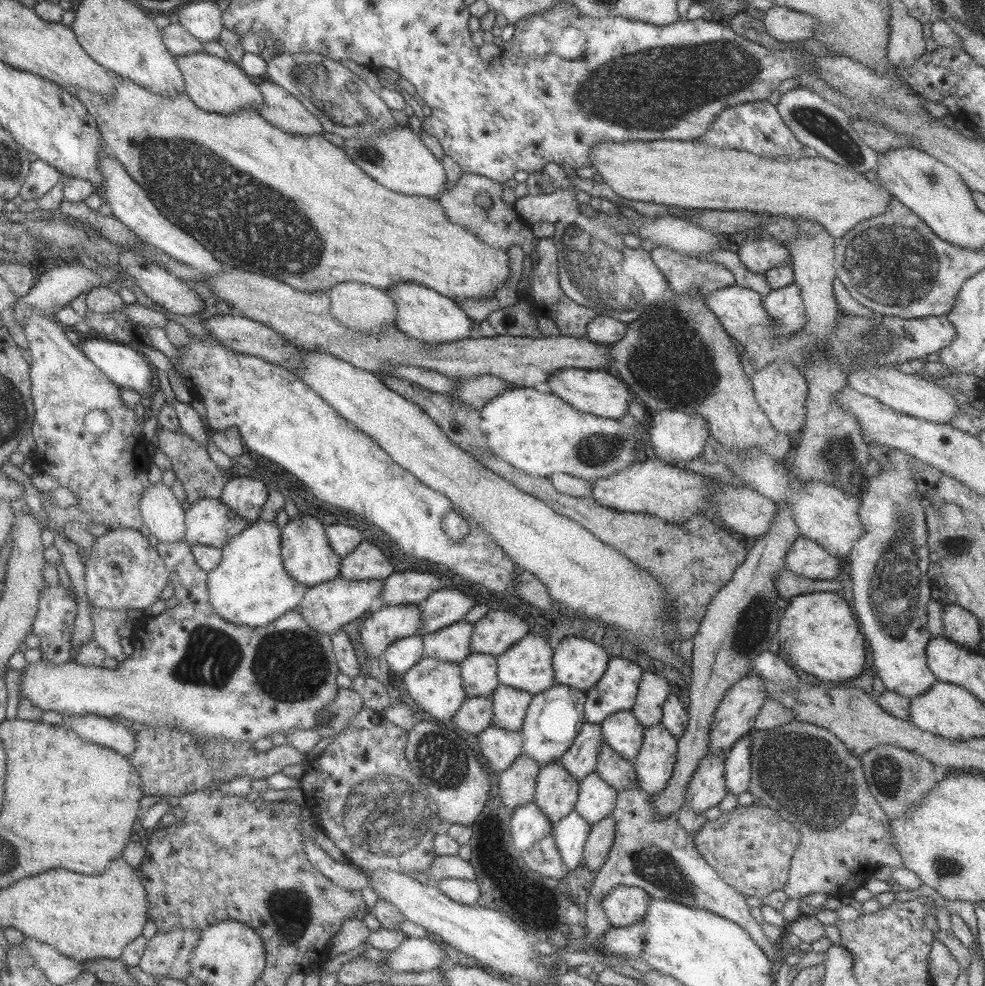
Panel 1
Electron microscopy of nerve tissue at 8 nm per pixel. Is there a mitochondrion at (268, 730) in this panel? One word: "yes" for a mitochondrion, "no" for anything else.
no

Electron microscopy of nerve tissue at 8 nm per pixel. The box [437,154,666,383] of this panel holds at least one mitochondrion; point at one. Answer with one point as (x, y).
(590, 274)

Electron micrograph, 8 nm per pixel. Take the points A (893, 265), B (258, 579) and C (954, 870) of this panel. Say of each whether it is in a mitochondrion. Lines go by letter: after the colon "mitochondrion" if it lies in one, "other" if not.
A: mitochondrion
B: other
C: mitochondrion

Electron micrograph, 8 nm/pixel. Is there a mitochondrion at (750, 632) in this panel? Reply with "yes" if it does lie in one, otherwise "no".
yes

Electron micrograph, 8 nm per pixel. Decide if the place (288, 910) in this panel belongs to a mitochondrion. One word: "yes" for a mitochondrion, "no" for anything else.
yes

